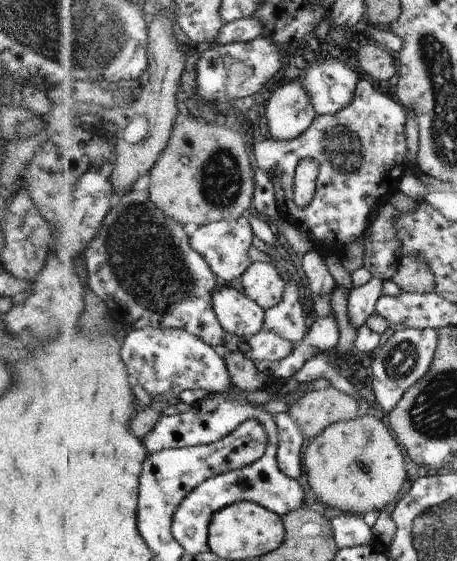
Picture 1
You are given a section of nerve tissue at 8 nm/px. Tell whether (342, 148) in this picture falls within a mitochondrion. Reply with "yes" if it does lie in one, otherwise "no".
yes

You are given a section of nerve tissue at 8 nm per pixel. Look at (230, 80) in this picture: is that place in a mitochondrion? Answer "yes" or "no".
no

